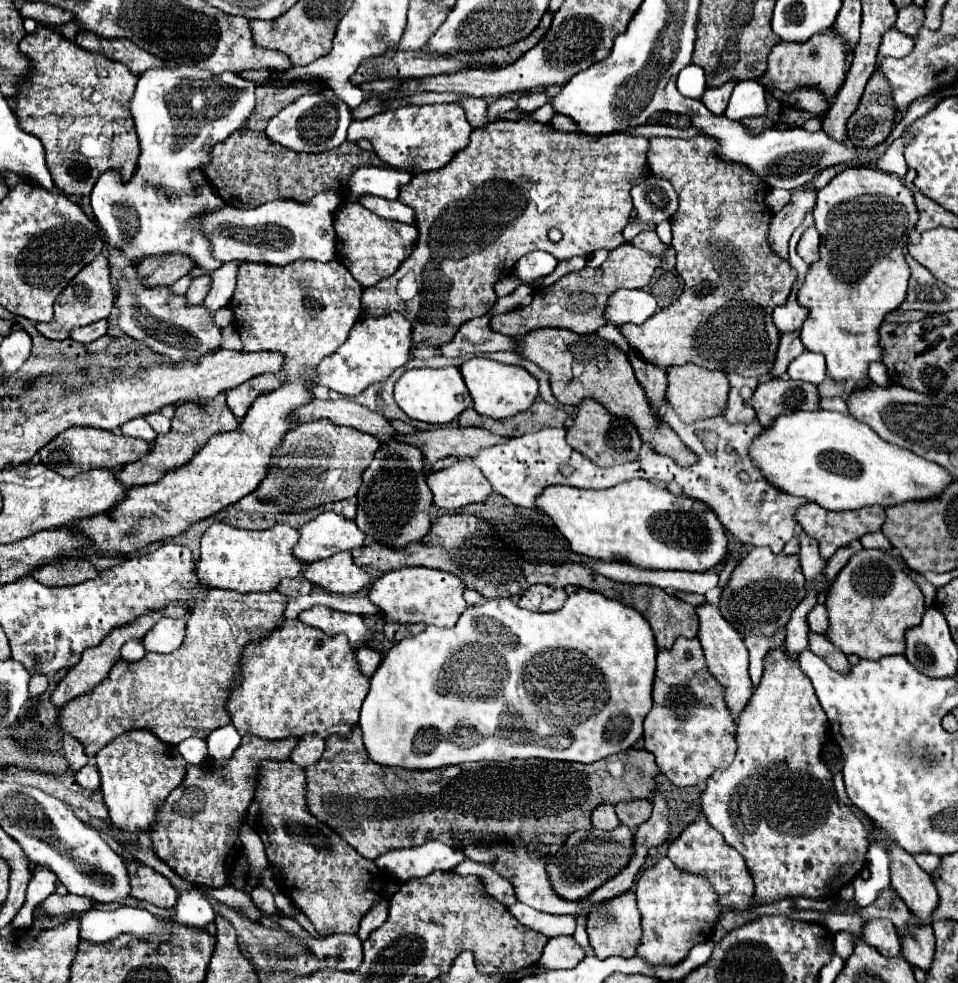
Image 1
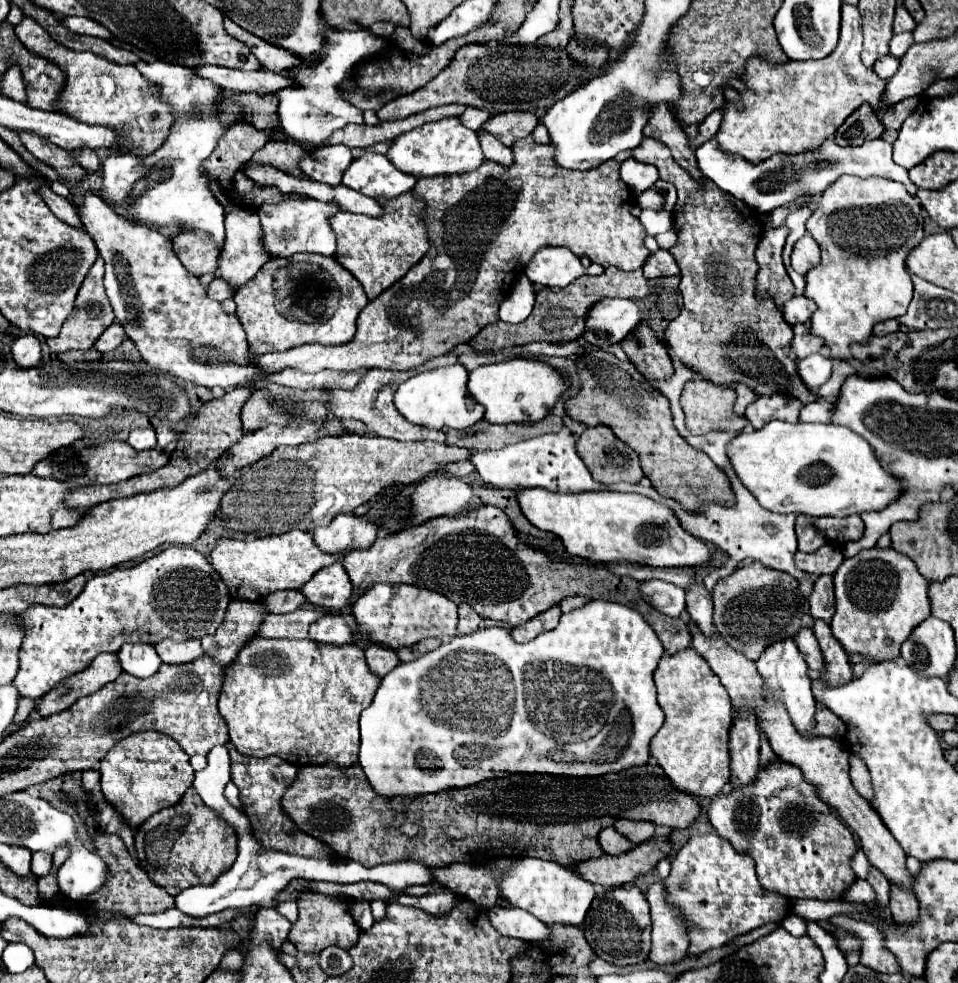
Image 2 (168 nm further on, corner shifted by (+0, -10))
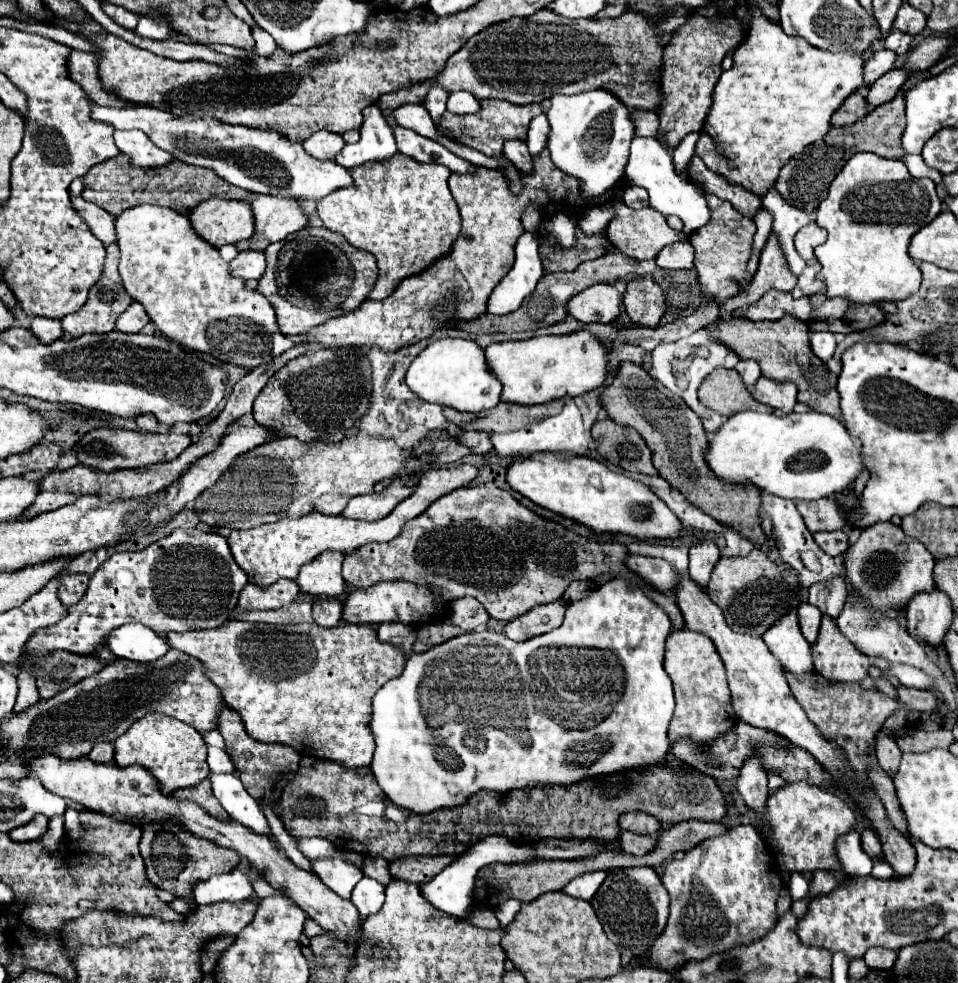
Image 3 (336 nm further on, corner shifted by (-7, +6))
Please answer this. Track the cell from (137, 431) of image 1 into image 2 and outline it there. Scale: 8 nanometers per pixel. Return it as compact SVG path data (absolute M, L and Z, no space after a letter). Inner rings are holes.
M137 428L131 430L129 440L127 440L135 450L149 450L157 446L157 438L155 438L155 430L153 428Z

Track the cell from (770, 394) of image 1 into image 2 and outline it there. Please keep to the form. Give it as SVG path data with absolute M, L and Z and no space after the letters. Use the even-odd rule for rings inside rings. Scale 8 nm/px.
M771 394L771 396L759 396L753 404L749 404L745 416L753 424L753 428L759 430L771 420L785 420L793 424L799 422L801 408L803 404L789 394Z

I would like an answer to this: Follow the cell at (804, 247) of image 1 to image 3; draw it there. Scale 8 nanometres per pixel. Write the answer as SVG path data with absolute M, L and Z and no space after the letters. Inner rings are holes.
M810 222L804 228L800 228L800 232L794 238L796 250L798 250L798 254L806 262L814 260L814 248L820 246L820 244L824 244L824 240L826 240L826 232L816 222Z

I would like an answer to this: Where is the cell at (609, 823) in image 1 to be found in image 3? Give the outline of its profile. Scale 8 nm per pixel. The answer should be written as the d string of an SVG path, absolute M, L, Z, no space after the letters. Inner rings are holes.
M622 832L620 842L622 842L622 850L632 856L642 856L644 852L652 852L652 848L656 848L656 838L640 836L634 832Z

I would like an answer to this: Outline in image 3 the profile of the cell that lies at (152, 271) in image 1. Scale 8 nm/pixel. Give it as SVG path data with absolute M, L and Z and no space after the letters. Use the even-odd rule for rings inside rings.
M208 198L190 214L192 228L216 248L252 236L252 208L246 200Z

